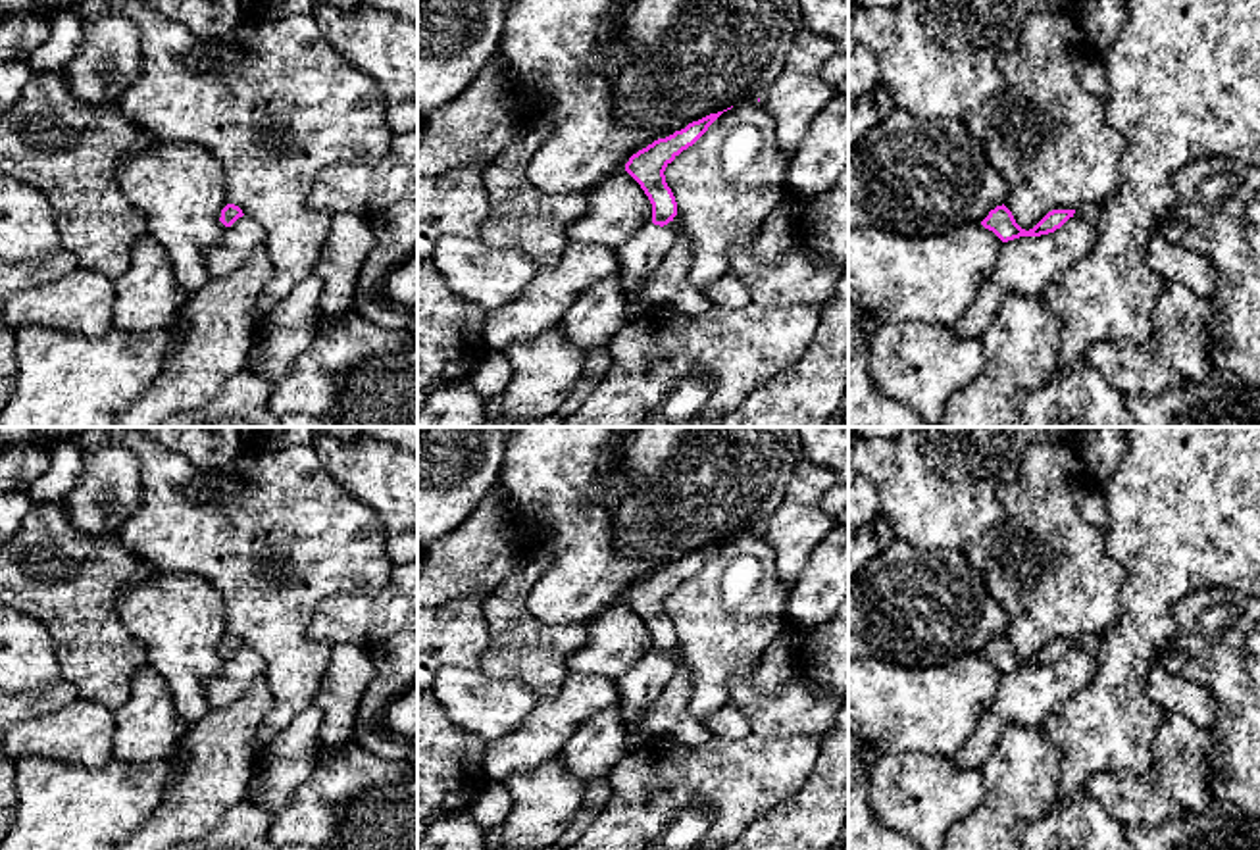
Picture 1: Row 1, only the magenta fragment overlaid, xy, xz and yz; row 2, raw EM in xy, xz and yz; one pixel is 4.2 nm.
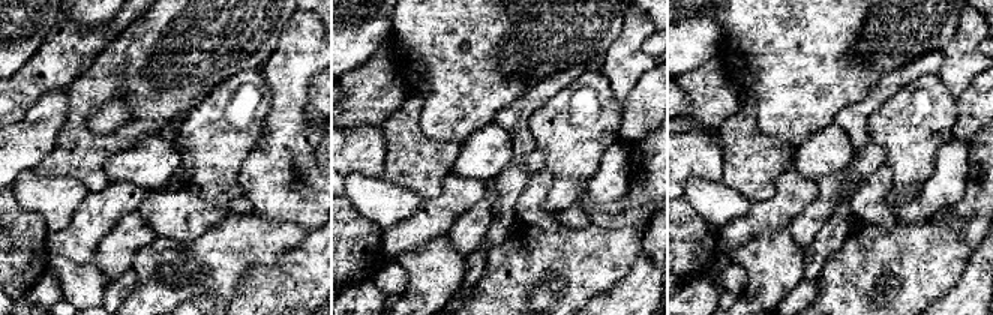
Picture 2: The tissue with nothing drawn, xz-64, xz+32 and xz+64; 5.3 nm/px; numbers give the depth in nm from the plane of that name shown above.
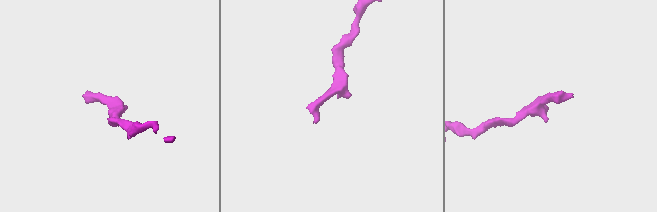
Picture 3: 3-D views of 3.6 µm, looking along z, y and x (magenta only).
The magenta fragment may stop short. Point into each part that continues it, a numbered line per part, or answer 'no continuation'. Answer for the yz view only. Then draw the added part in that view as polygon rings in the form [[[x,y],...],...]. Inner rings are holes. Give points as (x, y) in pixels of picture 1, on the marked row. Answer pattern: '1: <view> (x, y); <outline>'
1: yz (1091, 212); [[[1098,204],[1079,206],[1075,210],[1073,217],[1081,217],[1081,219],[1089,221],[1091,225],[1096,225],[1096,221],[1100,217],[1100,210],[1102,210],[1102,206],[1098,206]]]

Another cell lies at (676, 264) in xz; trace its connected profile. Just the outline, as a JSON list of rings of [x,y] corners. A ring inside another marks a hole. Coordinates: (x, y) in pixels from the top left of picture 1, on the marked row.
[[[679,238],[635,294],[646,313],[698,312],[710,304],[702,290],[687,281],[691,262],[693,244]]]

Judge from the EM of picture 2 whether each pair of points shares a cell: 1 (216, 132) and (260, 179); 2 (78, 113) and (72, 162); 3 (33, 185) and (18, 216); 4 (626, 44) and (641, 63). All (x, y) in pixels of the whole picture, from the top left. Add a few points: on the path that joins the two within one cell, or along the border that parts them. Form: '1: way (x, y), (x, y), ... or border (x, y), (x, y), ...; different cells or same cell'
1: border (255, 150), (240, 168), (239, 185), (242, 195); different cells
2: way (78, 125), (77, 150); same cell
3: border (15, 195), (21, 207), (42, 218), (48, 231); different cells
4: way (627, 48), (636, 60); same cell

